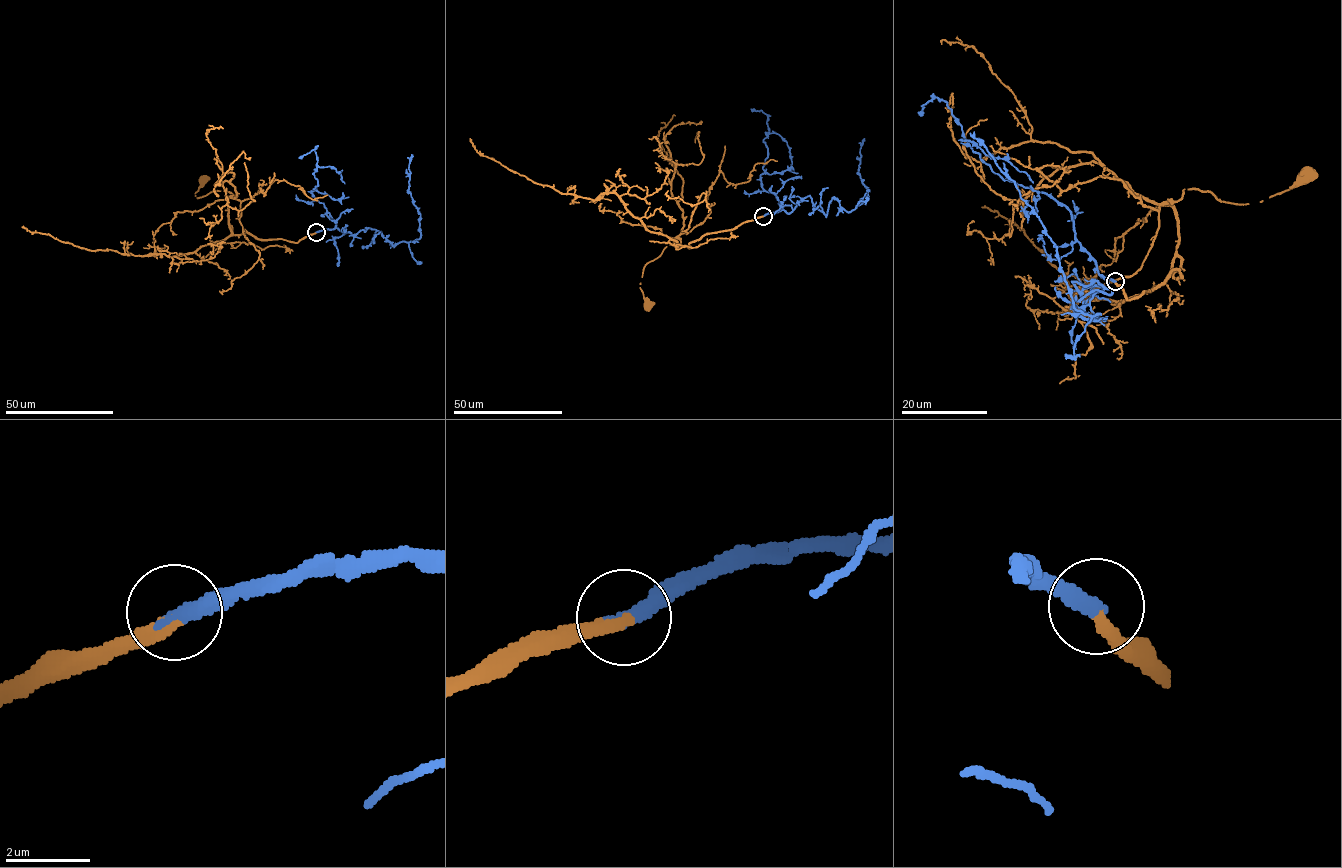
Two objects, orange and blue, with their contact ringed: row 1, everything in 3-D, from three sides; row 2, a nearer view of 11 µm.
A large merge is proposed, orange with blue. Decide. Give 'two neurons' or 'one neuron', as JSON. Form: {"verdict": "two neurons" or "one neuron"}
{"verdict": "one neuron"}

